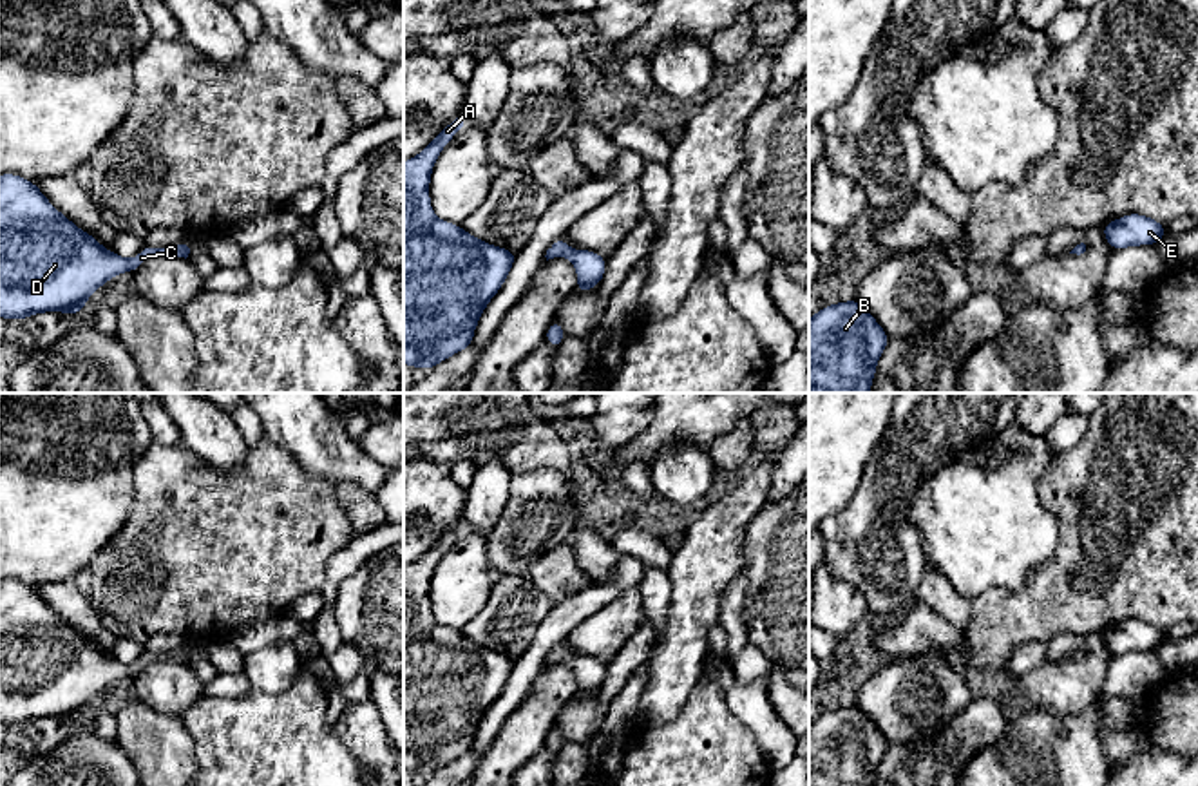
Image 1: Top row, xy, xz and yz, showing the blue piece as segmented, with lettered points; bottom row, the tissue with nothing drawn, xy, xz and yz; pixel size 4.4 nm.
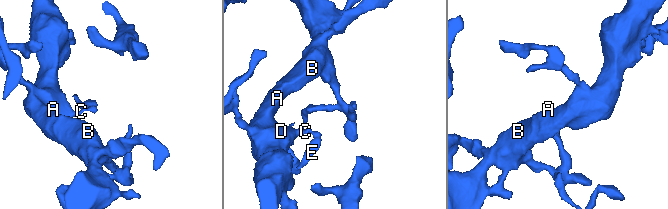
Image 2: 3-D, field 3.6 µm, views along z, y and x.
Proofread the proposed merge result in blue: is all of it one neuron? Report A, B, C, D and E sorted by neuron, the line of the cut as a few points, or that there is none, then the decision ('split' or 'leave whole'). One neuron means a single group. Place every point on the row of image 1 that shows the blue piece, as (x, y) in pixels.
A B C D E; no cut; leave whole

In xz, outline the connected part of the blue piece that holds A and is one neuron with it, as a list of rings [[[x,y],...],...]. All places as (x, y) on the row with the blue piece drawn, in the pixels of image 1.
[[[460,116],[447,123],[420,154],[404,163],[404,364],[425,371],[471,348],[485,306],[503,286],[518,255],[433,214],[431,172],[443,147],[461,127]]]

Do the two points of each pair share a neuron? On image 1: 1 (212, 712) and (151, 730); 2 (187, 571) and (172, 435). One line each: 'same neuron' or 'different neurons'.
1: different neurons
2: different neurons

